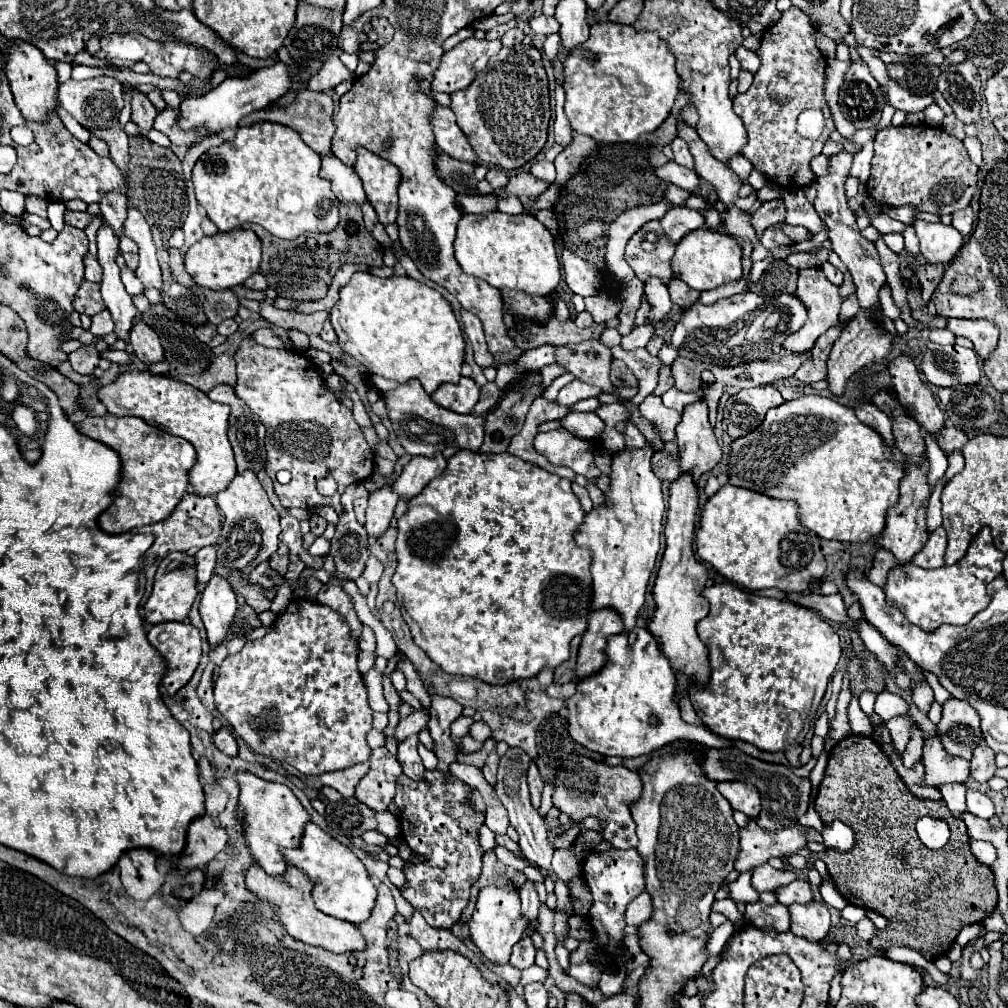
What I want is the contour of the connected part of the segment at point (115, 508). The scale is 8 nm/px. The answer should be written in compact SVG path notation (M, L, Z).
M88 415L78 429L80 433L110 445L122 459L122 481L114 491L114 505L98 517L98 525L106 533L126 533L134 527L158 523L172 515L188 487L188 471L196 463L196 451L188 441L174 437L138 417L118 419L112 415Z

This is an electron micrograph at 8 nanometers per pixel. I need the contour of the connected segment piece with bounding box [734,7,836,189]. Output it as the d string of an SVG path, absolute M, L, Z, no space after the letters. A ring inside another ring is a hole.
M798 7L782 11L778 23L764 31L756 55L760 57L760 69L754 75L752 87L734 97L734 113L748 129L748 145L742 155L754 165L754 169L770 177L770 183L776 183L782 189L806 187L814 181L814 173L810 163L798 161L810 161L814 155L820 155L824 143L830 139L830 133L836 129L824 97L826 59L816 45L816 29L808 13ZM806 109L822 109L826 117L824 133L816 141L804 139L796 133L796 119Z

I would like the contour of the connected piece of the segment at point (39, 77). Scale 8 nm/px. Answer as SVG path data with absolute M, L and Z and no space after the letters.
M14 45L10 49L8 61L6 61L6 77L10 83L10 89L14 93L16 107L20 109L22 117L32 123L46 123L48 113L56 113L58 107L58 73L54 65L40 53L40 49L32 49L32 45Z

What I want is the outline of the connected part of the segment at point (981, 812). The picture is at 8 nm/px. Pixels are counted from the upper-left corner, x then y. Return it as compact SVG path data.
M968 789L966 791L966 801L968 801L968 811L972 815L978 815L982 819L990 819L994 815L994 803L984 793L980 793L976 789Z

